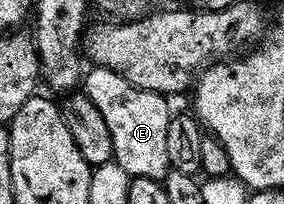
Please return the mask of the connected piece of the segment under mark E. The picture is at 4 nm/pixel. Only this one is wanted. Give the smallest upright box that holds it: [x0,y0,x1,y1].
[81,66,173,180]

